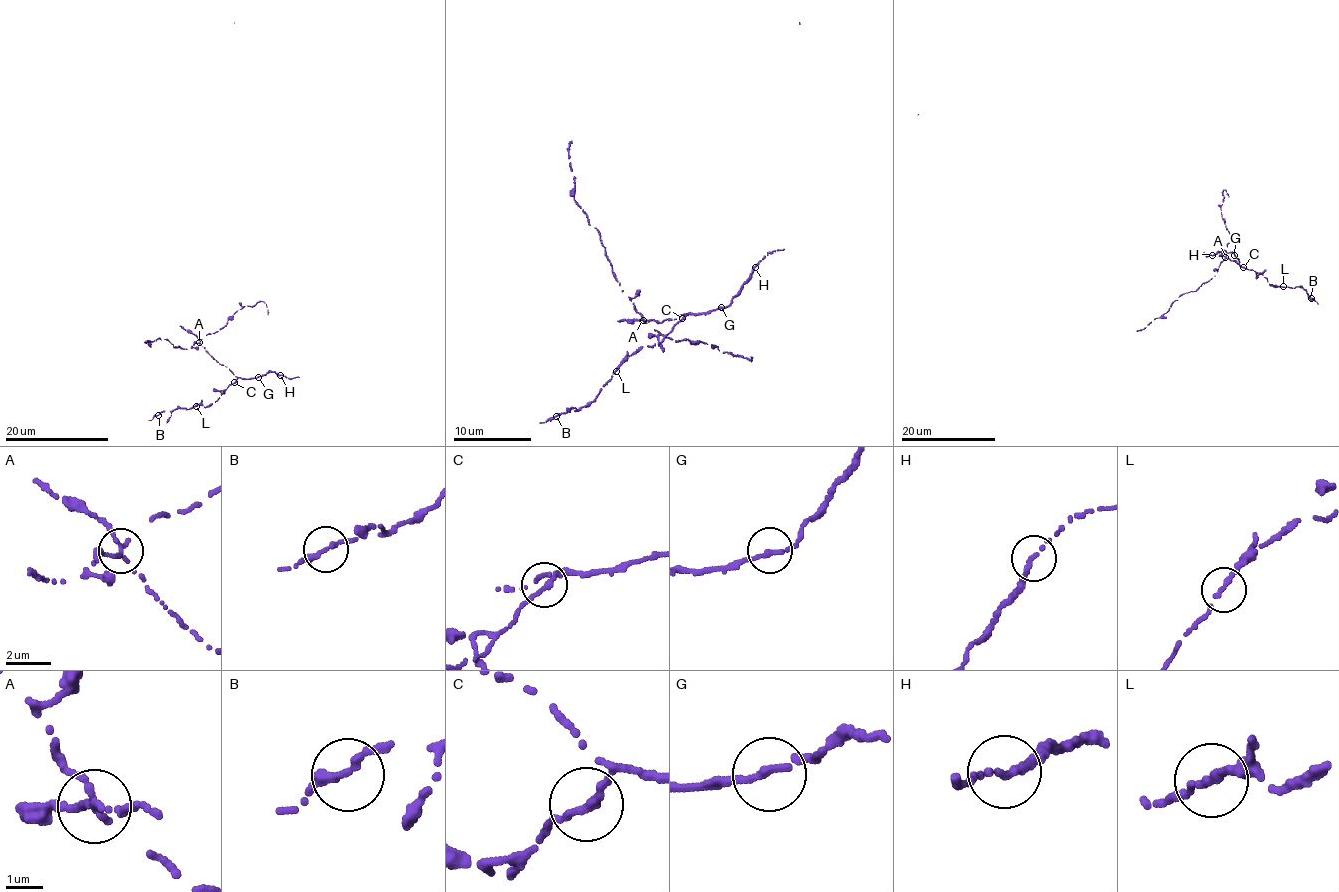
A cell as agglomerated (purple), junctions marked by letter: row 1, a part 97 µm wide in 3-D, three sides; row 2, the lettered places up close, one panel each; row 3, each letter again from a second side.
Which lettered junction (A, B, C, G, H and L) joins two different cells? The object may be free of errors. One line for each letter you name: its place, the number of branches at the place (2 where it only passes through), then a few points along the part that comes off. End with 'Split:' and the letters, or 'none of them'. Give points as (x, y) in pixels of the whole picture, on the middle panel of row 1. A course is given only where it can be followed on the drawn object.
A: Place: (643, 320). Branches: 2. Course of the part to remove: (643, 319), (612, 270), (600, 233), (574, 200), (569, 149), (572, 141)
Split: A

